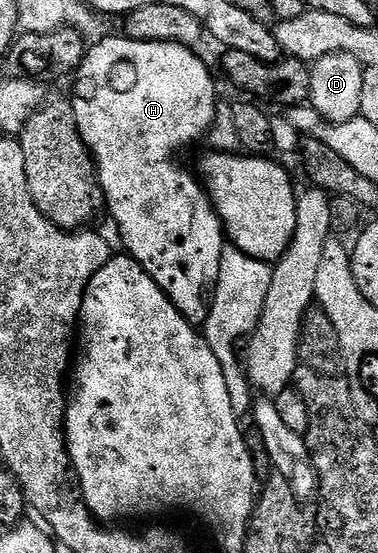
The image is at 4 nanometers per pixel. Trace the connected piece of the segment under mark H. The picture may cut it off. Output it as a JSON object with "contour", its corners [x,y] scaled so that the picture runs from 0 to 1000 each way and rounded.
{"contour":[[[336,67],[315,69],[275,71],[267,78],[254,78],[246,85],[241,80],[230,87],[217,118],[204,125],[196,137],[201,159],[193,161],[190,172],[185,170],[201,230],[212,237],[217,255],[233,264],[246,288],[254,291],[254,306],[265,313],[265,338],[275,344],[275,356],[283,362],[280,382],[291,394],[312,403],[312,412],[320,414],[331,456],[357,468],[389,497],[444,532],[444,542],[481,564],[500,584],[537,588],[558,562],[561,539],[569,537],[571,517],[579,508],[579,474],[587,472],[598,427],[593,410],[571,391],[571,380],[561,376],[561,367],[550,362],[550,347],[540,344],[526,322],[511,311],[505,316],[492,304],[474,302],[455,286],[463,284],[466,273],[503,264],[505,259],[524,257],[526,251],[532,257],[548,246],[577,192],[571,150],[561,145],[548,118],[519,101],[521,94],[511,87],[484,85],[468,78],[399,78],[397,74],[365,74]]]}

